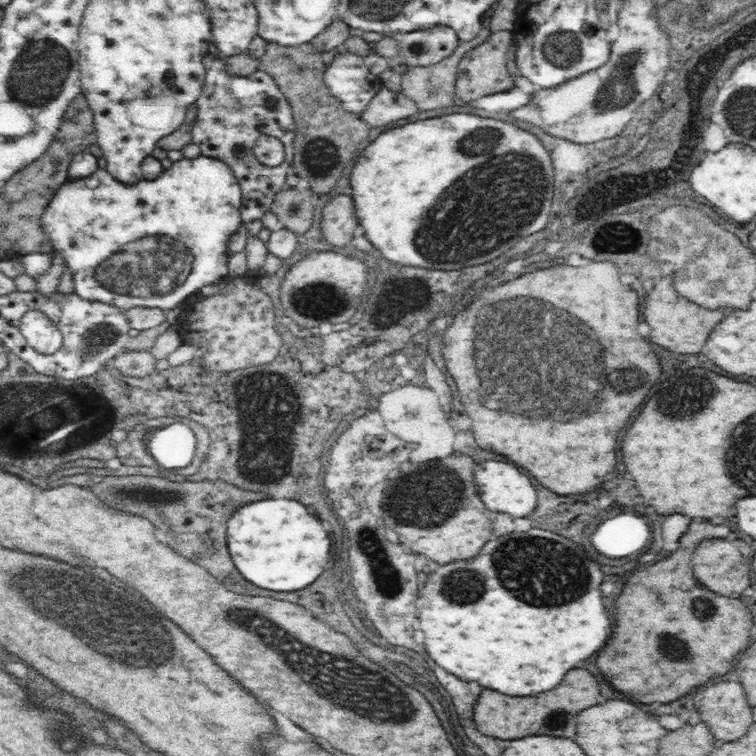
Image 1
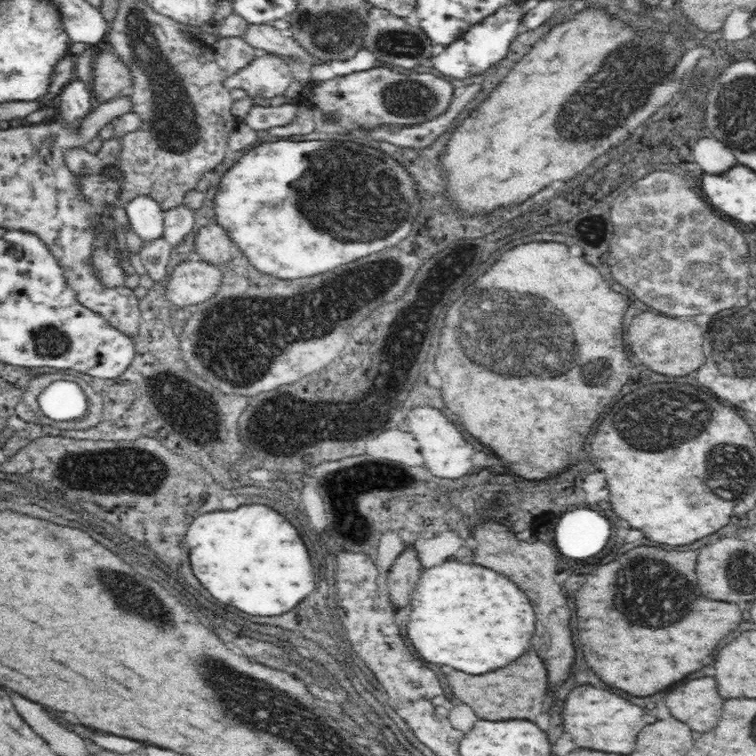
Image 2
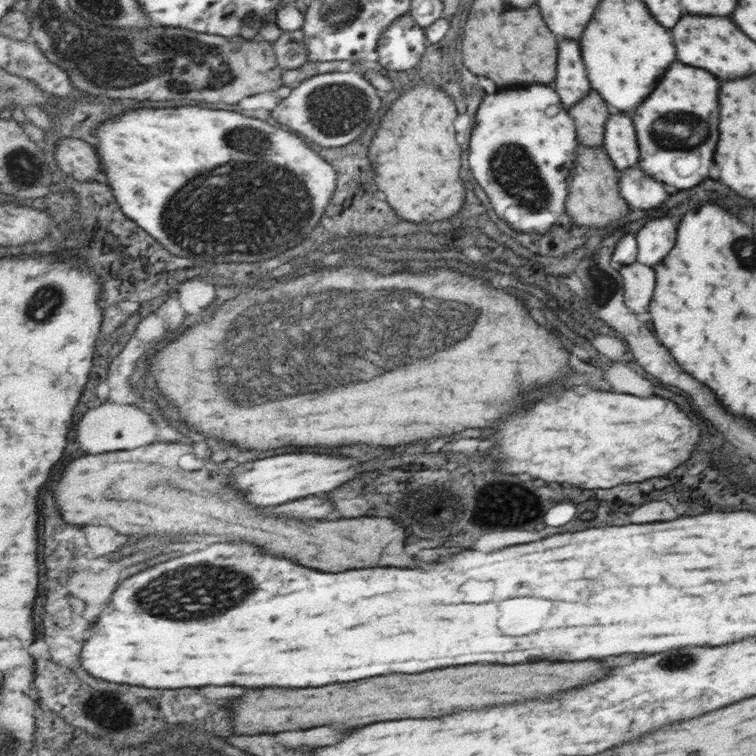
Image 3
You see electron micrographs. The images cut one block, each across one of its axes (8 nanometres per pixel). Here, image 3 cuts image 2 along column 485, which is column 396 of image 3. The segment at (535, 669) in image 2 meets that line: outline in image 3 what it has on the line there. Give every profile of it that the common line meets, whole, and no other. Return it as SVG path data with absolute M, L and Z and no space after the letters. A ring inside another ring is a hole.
M530 662L530 664L470 664L466 668L446 668L446 670L434 670L424 672L418 676L410 674L398 674L398 676L378 676L370 680L358 680L358 684L334 684L324 688L266 688L266 690L250 690L246 696L242 696L236 702L236 732L246 734L262 734L262 732L286 732L286 730L304 730L304 728L316 728L316 726L362 726L372 722L384 722L384 720L400 720L400 718L438 718L444 714L452 714L458 710L468 708L482 708L482 706L496 706L496 704L510 704L520 702L528 698L540 698L550 696L550 692L560 692L568 686L578 686L586 682L594 682L600 678L608 666L604 668L598 662ZM456 670L456 676L450 672ZM504 686L504 690L502 690ZM366 698L366 702L364 702ZM422 700L422 702L416 702ZM426 714L426 716L420 716Z

